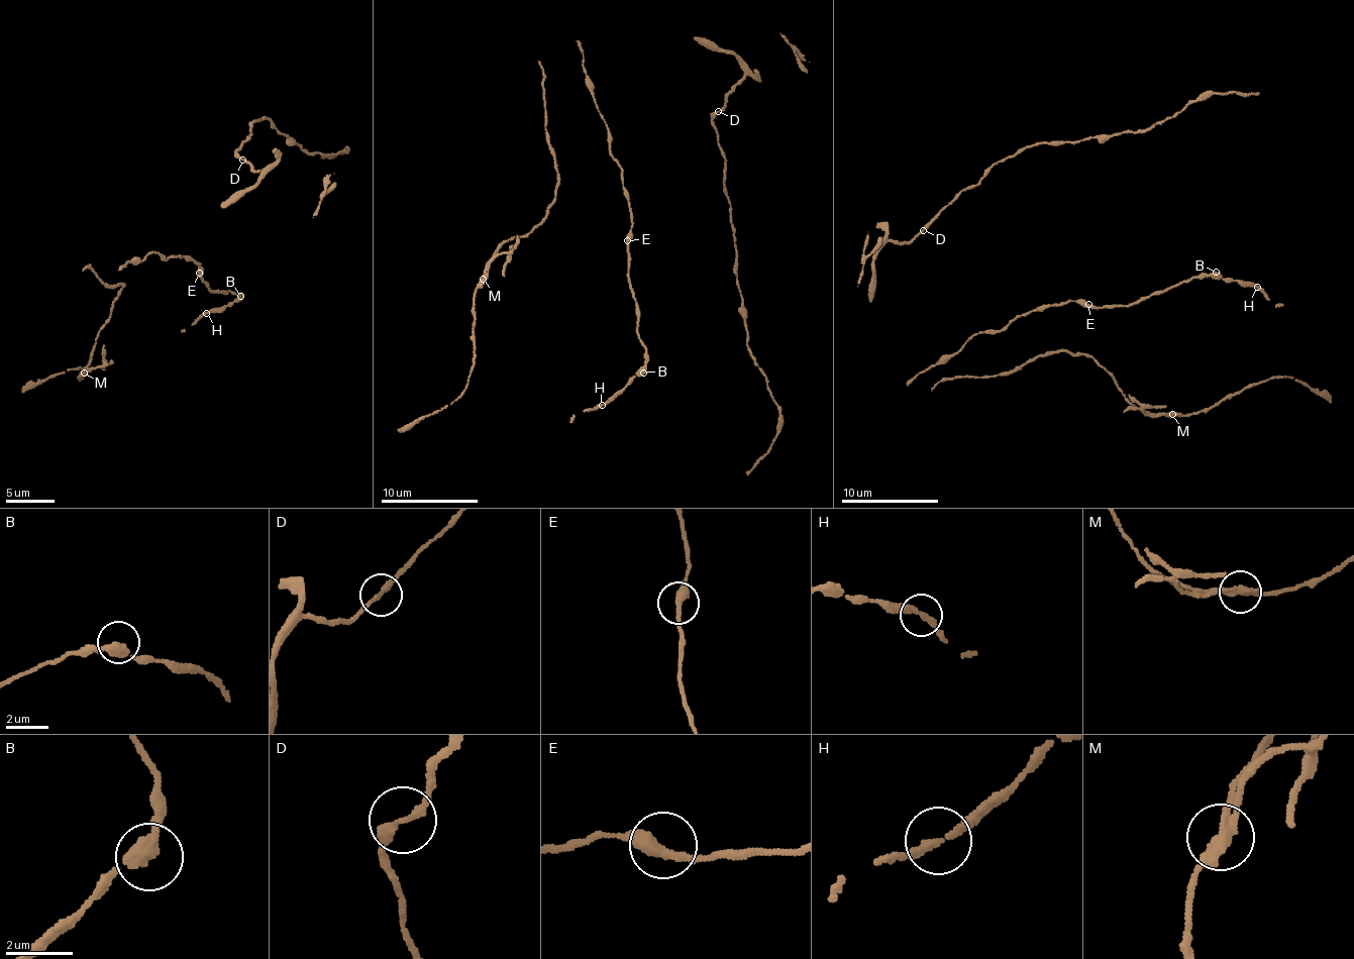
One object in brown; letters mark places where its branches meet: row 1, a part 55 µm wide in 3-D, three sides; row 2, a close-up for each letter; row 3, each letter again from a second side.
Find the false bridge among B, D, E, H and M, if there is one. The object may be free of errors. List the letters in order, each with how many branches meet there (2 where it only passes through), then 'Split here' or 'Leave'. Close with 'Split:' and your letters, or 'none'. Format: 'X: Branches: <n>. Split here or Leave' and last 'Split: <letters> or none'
B: Branches: 2. Leave
D: Branches: 2. Leave
E: Branches: 2. Leave
H: Branches: 2. Leave
M: Branches: 2. Split here
Split: M

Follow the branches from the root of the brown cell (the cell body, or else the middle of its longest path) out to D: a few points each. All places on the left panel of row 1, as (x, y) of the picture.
D: (220, 207), (227, 206), (246, 192), (266, 170), (267, 167), (257, 171), (242, 160)

